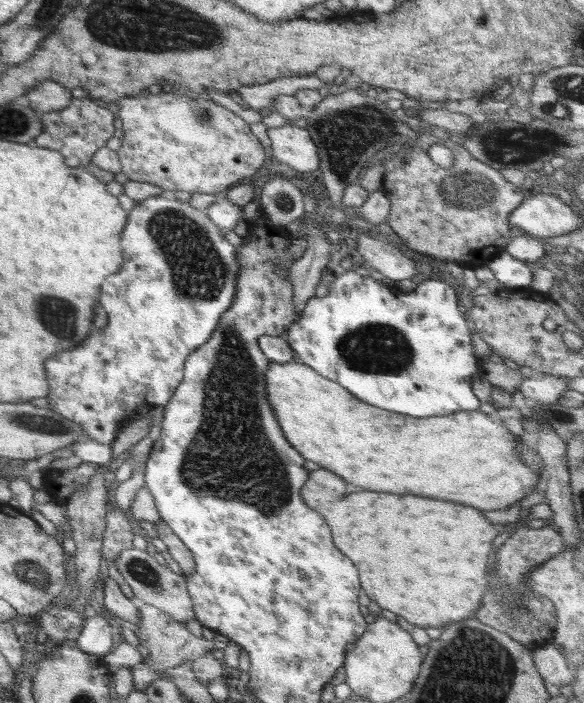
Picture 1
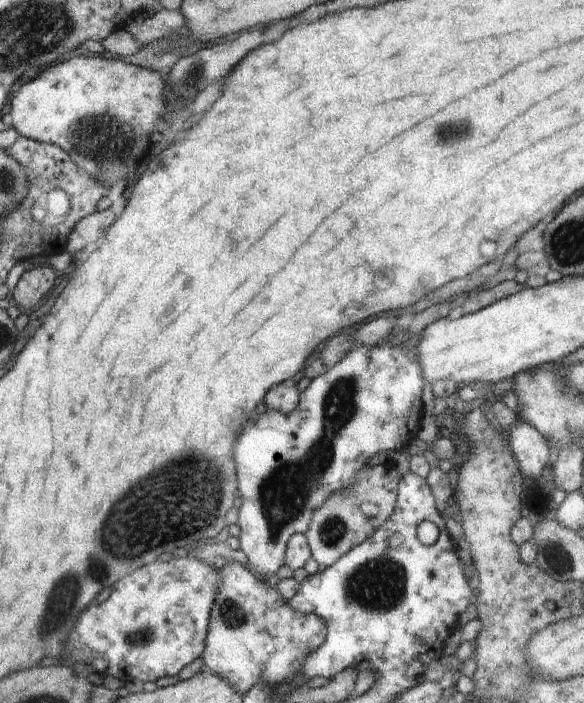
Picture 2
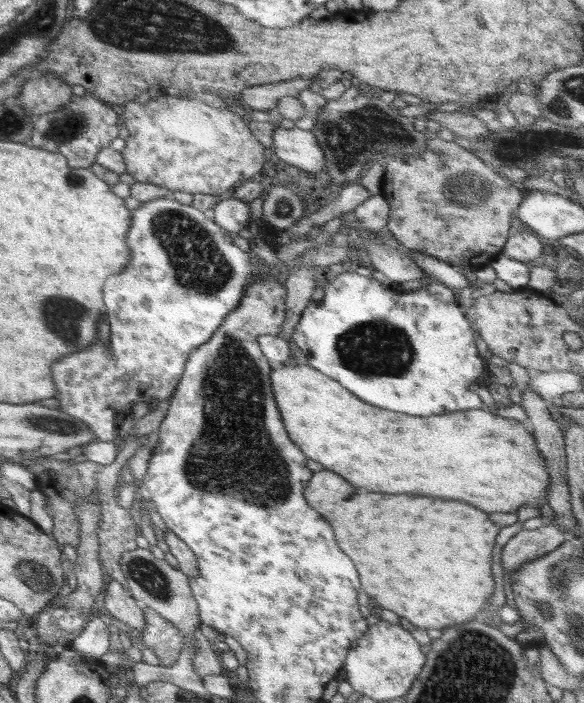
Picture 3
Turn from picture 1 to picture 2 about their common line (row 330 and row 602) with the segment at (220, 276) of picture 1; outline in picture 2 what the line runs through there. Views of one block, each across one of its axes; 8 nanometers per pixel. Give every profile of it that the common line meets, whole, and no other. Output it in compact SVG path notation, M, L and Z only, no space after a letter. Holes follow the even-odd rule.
M172 558L172 560L158 560L144 568L134 570L132 574L124 576L114 588L106 602L90 604L72 628L72 644L68 644L67 654L60 658L61 664L70 667L74 664L88 664L96 669L104 678L115 676L114 662L122 666L122 674L126 672L126 642L128 642L128 674L130 678L140 678L143 683L156 681L164 676L176 676L178 672L203 656L205 638L207 637L209 618L217 593L219 570L210 563L194 558Z

